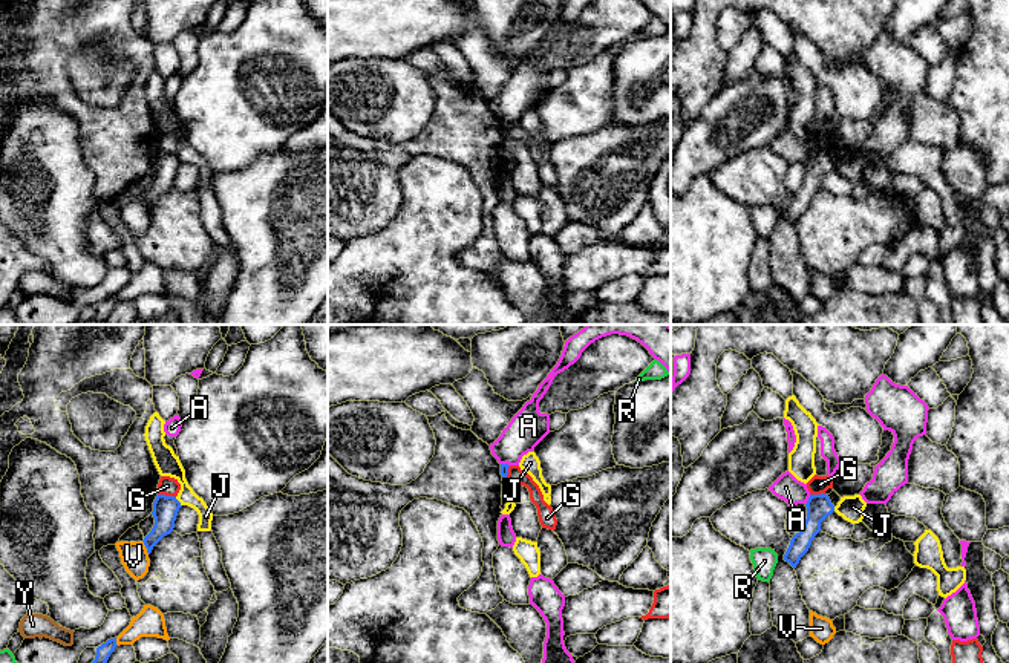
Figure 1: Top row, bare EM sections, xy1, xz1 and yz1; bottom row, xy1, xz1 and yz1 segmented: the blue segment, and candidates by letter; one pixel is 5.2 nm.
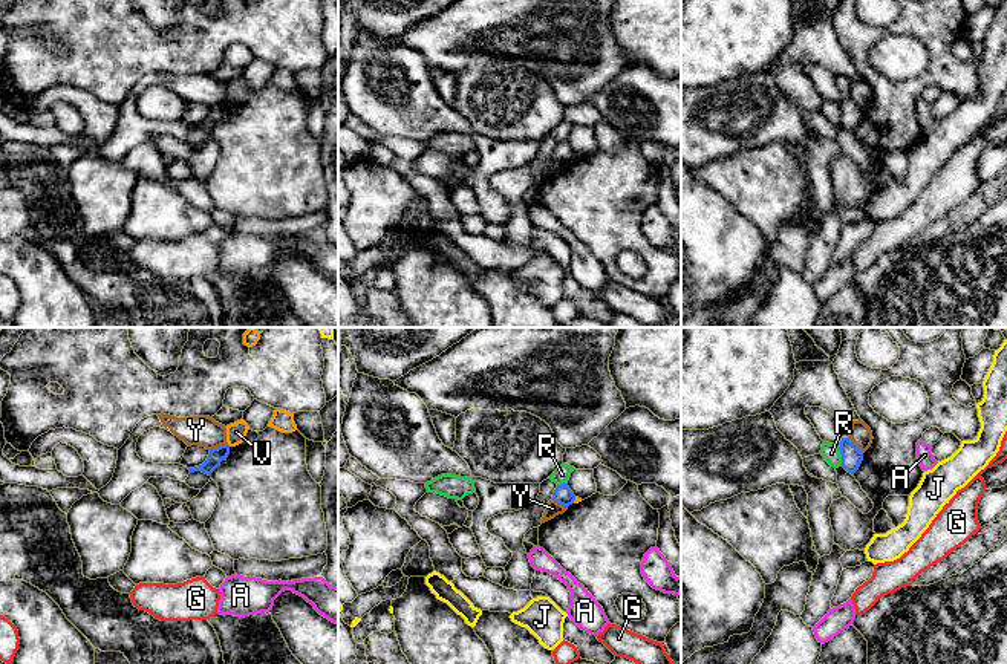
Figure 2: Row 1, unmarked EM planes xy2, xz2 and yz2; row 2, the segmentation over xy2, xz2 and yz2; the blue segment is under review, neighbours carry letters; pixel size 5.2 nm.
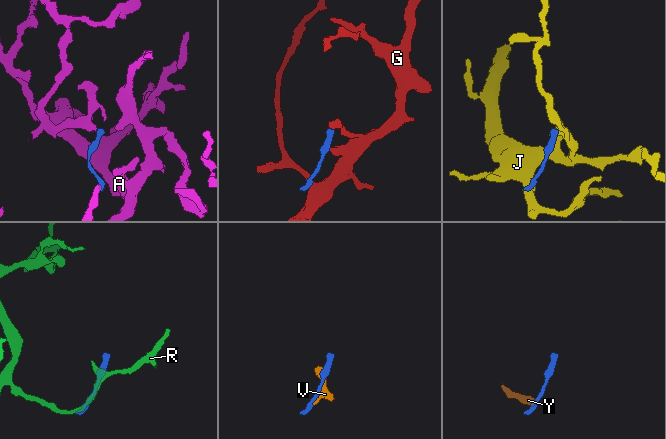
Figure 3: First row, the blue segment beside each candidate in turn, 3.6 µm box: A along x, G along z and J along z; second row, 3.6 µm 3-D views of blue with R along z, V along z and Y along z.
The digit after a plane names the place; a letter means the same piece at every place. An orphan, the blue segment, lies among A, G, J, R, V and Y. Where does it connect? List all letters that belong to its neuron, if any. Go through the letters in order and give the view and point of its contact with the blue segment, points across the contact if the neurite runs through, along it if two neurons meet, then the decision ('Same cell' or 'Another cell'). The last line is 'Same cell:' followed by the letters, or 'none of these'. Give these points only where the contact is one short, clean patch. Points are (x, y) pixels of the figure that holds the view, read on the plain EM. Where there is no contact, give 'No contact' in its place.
A: Touches blue at yz1 (809, 156). Boundary: yz1 (810, 152), (806, 161). Another cell
G: Touches blue at xy1 (167, 153). Boundary: xy1 (158, 150), (175, 155). Another cell
J: Touches blue at xy1 (179, 160). Boundary: xy1 (175, 155), (181, 163). Another cell
R: Touches blue at yz2 (842, 113). Another cell
V: Touches blue at xy1 (146, 204). Another cell
Y: Touches blue at xy2 (218, 104). Boundary: xy2 (227, 100), (210, 107). Another cell
Same cell: none of these

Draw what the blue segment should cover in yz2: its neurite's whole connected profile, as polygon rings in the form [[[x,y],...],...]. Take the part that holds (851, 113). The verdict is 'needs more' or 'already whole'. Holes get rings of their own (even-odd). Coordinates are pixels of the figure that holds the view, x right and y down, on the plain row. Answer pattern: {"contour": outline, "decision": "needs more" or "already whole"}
{"contour": [[[842,95],[839,107],[842,112],[842,124],[854,132],[863,118],[863,109],[860,109],[848,95]]], "decision": "already whole"}

